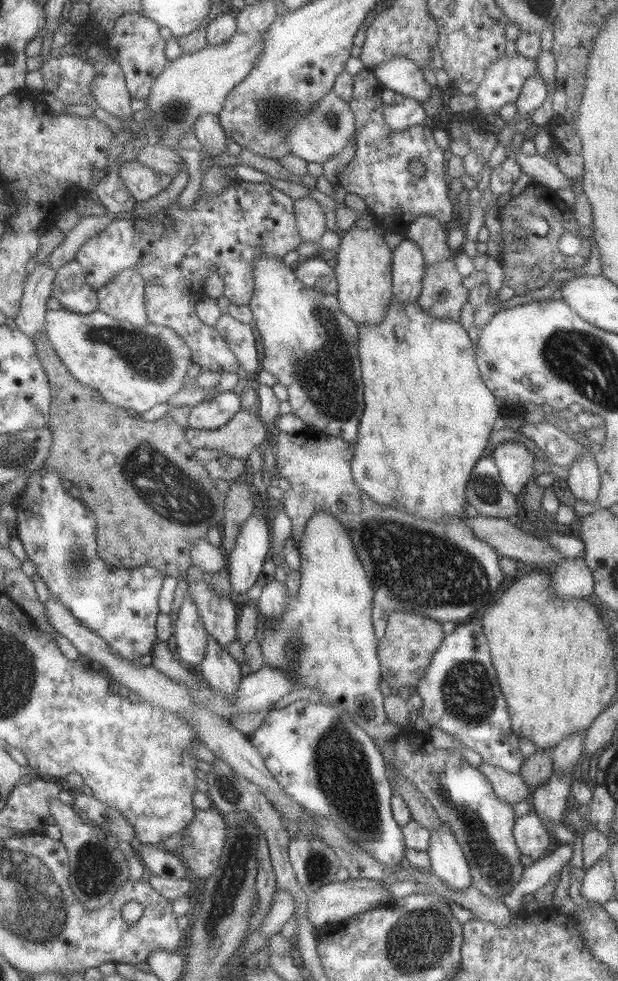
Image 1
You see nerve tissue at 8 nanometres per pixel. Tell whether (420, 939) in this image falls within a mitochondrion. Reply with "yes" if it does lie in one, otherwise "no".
yes

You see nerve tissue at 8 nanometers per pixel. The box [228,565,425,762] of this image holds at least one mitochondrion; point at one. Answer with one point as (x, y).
(293, 644)

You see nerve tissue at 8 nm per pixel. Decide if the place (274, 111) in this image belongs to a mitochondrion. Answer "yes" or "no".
yes

